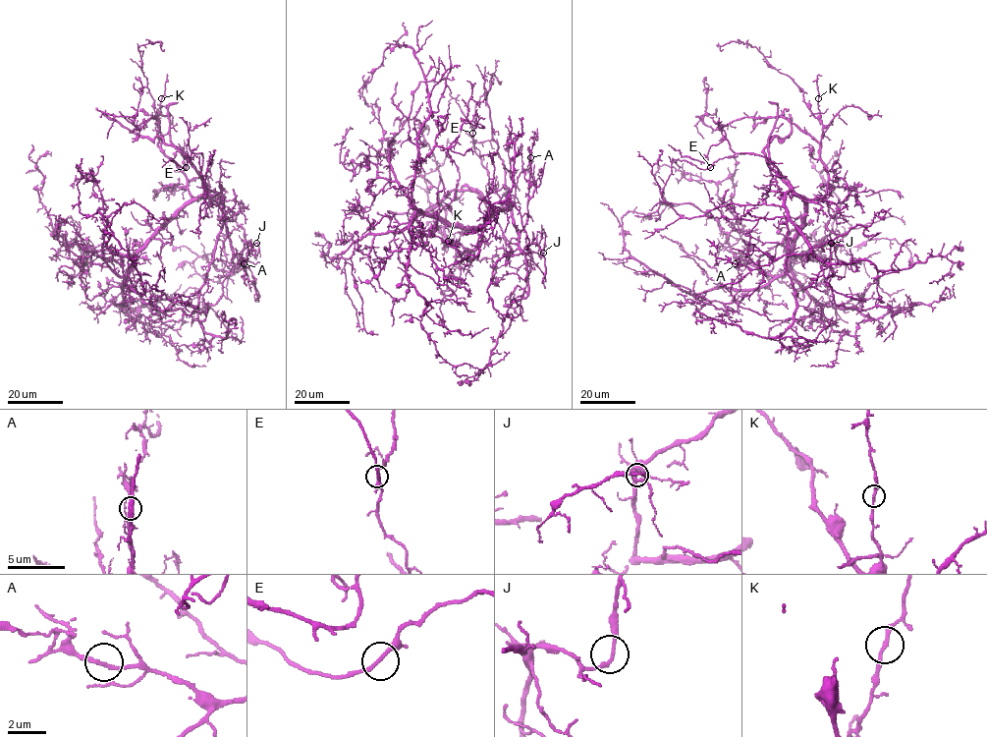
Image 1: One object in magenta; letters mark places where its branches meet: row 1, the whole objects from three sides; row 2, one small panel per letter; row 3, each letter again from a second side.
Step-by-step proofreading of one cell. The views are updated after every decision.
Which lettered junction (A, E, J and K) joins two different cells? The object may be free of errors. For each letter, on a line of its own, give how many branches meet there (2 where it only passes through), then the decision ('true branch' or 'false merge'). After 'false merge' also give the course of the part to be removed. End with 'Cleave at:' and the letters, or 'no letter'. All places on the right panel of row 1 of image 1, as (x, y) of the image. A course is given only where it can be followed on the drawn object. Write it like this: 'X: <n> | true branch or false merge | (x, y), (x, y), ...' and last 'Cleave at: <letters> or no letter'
A: 2 | true branch
E: 2 | true branch
J: 2 | true branch
K: 2 | true branch
Cleave at: no letter

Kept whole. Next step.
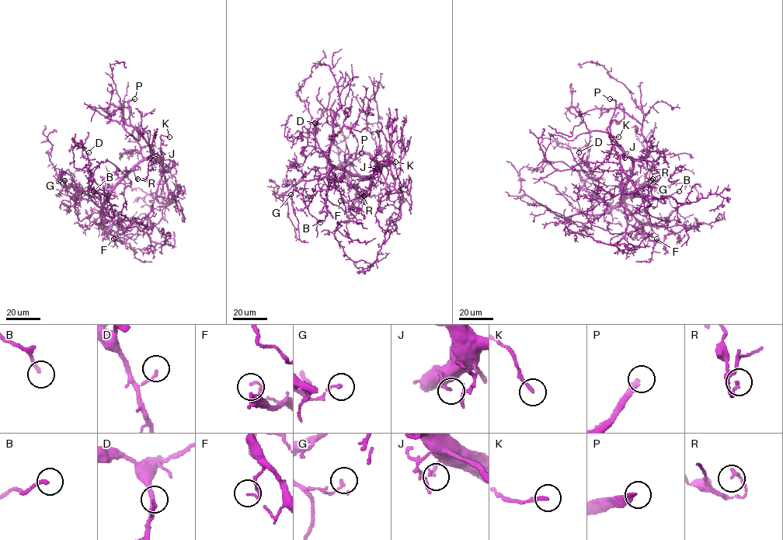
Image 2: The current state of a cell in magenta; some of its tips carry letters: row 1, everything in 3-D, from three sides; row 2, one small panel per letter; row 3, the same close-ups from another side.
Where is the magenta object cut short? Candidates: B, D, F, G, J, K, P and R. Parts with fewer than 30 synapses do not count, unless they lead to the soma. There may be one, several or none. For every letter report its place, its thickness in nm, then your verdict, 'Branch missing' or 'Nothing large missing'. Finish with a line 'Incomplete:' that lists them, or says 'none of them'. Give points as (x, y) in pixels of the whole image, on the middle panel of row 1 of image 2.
B: Place: (320, 222). Thickness 190 nm. Nothing large missing
D: Place: (314, 123). Thickness 120 nm. Branch missing
F: Place: (340, 200). Thickness 120 nm. Nothing large missing
G: Place: (290, 194). Thickness 140 nm. Nothing large missing
J: Place: (377, 168). Thickness 130 nm. Nothing large missing
K: Place: (395, 162). Thickness 190 nm. Nothing large missing
P: Place: (361, 153). Thickness 280 nm. Branch missing
R: Place: (363, 196). Thickness 170 nm. Nothing large missing
Incomplete: D, P

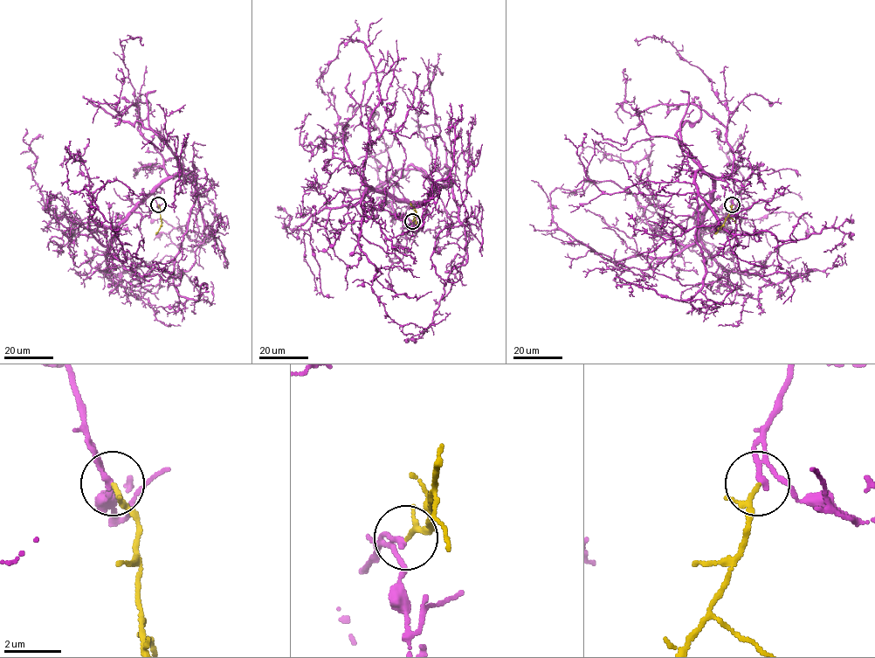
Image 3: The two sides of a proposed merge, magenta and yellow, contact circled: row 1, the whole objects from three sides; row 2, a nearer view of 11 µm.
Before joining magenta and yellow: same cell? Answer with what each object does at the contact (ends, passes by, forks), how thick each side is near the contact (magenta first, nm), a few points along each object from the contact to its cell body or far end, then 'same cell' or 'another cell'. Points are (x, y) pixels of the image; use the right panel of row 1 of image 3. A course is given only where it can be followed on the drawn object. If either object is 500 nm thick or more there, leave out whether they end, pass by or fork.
magenta forks there; yellow passes by; 120 nm thick on the magenta side, 110 nm on the other; magenta runs (733, 204), (733, 179), (715, 177), (693, 243), (612, 261), (553, 219), (551, 192), (589, 185), (578, 162); yellow runs (733, 204), (726, 221), (714, 233); same cell

